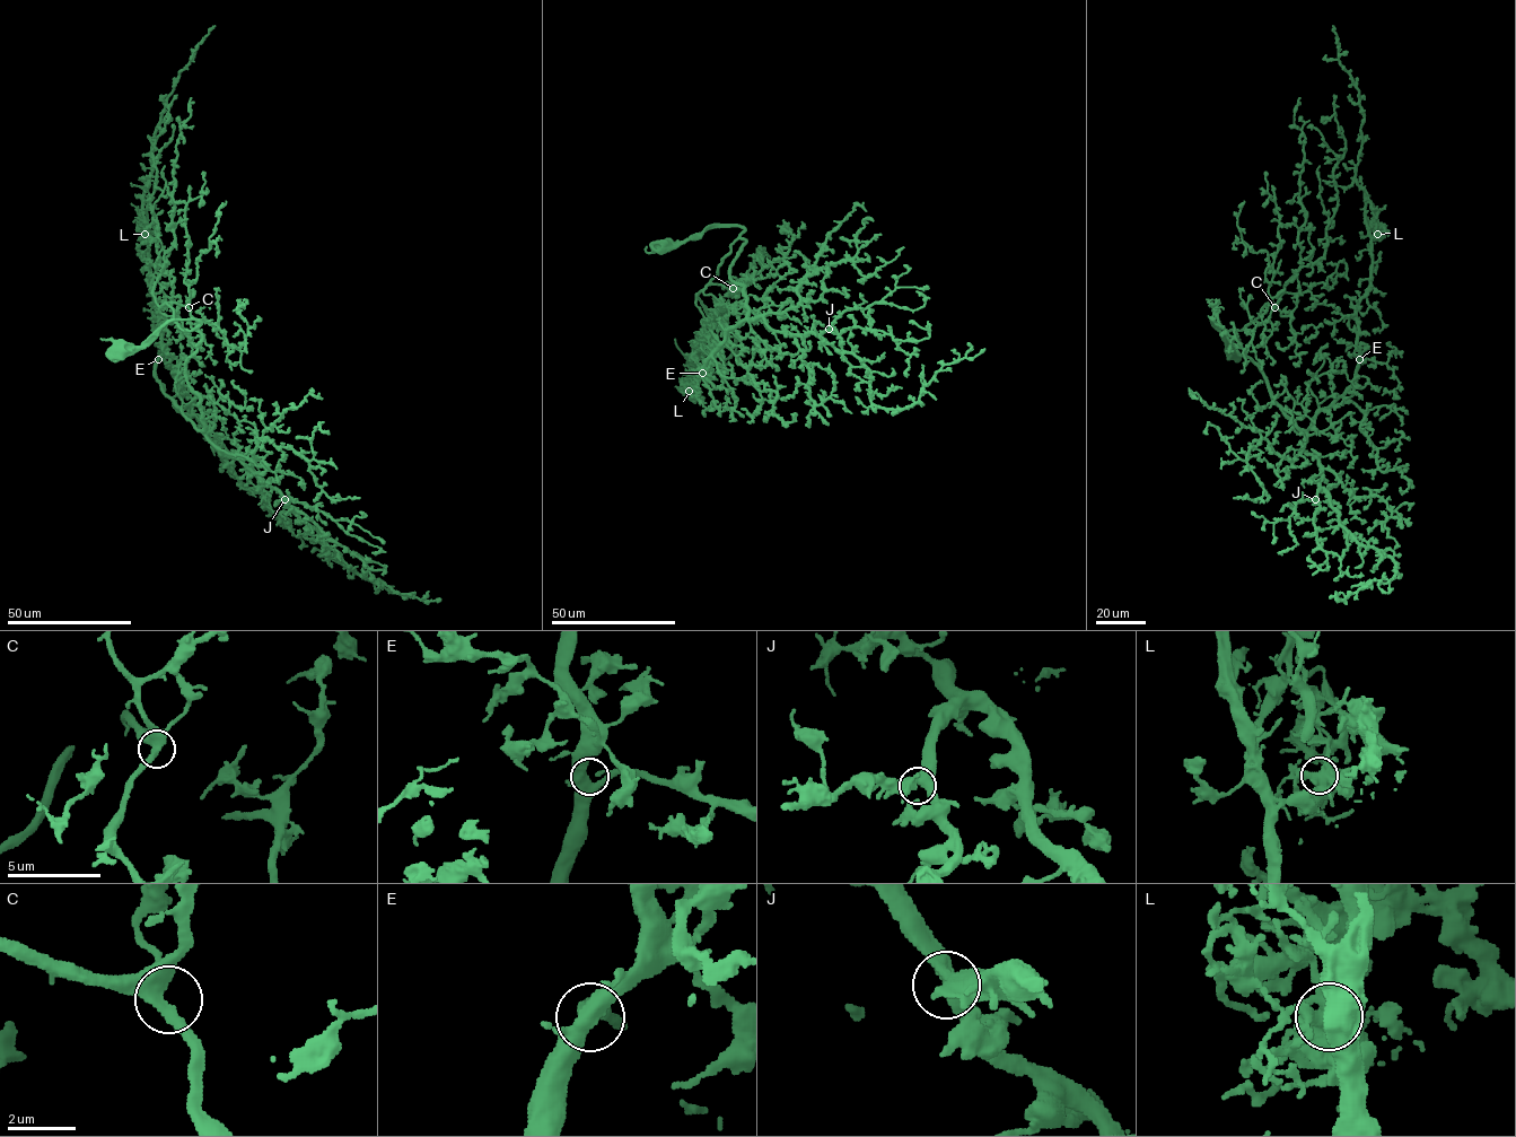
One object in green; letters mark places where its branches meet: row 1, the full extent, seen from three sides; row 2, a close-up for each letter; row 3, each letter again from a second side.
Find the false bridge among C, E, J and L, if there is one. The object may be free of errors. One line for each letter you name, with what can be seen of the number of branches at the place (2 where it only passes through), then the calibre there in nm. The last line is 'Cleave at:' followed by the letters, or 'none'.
L: 4 branches meet; 550 nm thick
Cleave at: L

